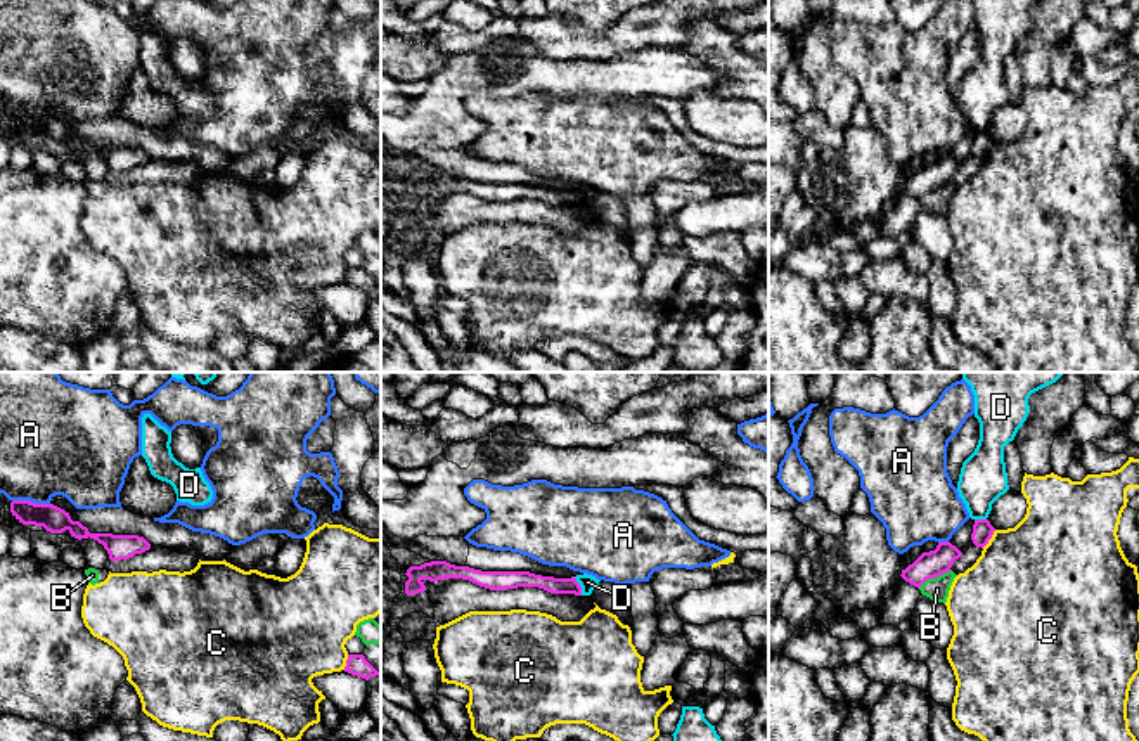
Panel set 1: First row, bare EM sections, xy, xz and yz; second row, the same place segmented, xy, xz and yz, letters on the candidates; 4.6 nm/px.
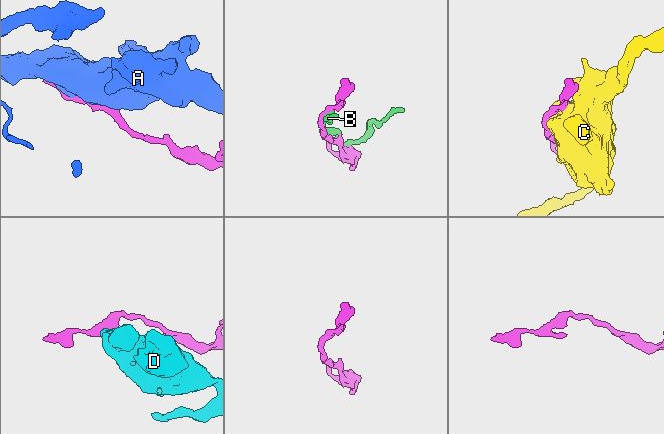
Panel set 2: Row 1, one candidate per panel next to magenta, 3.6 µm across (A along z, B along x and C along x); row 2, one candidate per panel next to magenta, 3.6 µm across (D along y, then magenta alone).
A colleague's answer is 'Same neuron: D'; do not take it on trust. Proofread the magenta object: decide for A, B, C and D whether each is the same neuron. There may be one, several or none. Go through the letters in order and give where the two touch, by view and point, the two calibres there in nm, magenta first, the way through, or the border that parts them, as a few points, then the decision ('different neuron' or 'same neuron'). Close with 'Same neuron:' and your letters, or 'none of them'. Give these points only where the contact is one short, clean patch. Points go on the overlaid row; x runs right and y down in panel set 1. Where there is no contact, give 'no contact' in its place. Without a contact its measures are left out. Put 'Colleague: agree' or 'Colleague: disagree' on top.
Colleague: disagree
A: meets magenta in xy at (32, 502); 120 nm thick on the magenta side, 420 nm on the other; different neuron
B: meets magenta in yz at (933, 577); 130 nm thick on the magenta side, 110 nm on the other; different neuron
C: meets magenta in yz at (990, 537); 100 nm thick on the magenta side, 480 nm on the other; different neuron
D: meets magenta in xz at (579, 586); 80 nm thick on the magenta side, 80 nm on the other; border along xz (573, 577), (582, 594); different neuron
Same neuron: none of them

